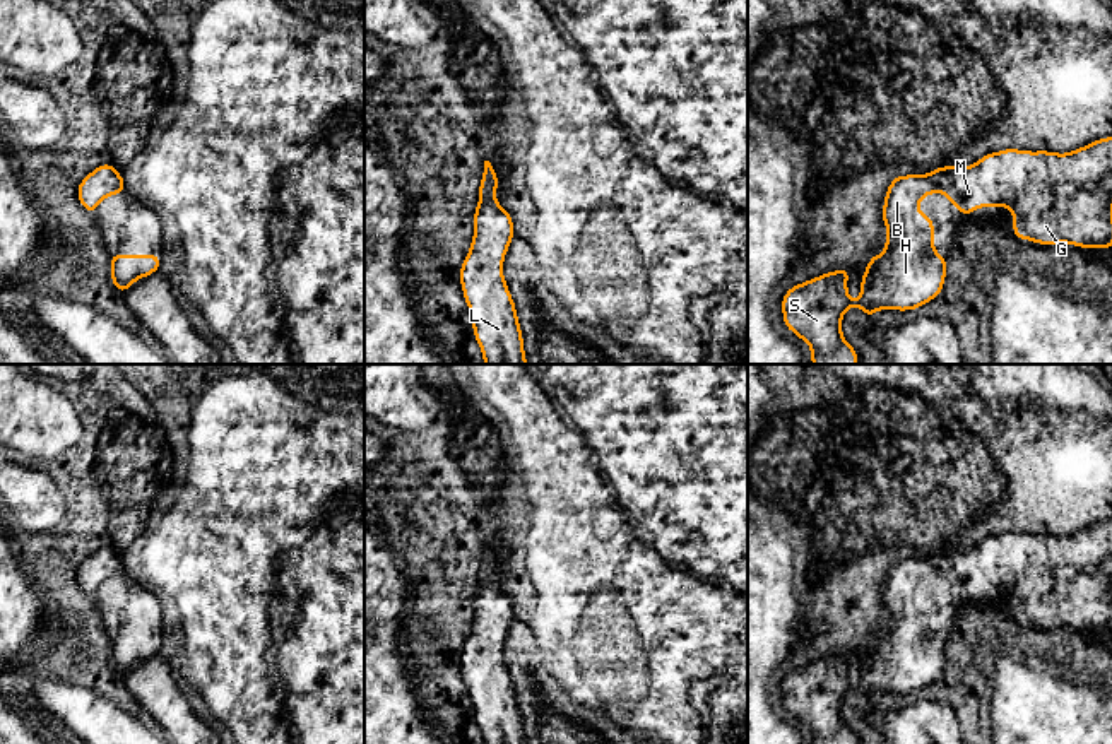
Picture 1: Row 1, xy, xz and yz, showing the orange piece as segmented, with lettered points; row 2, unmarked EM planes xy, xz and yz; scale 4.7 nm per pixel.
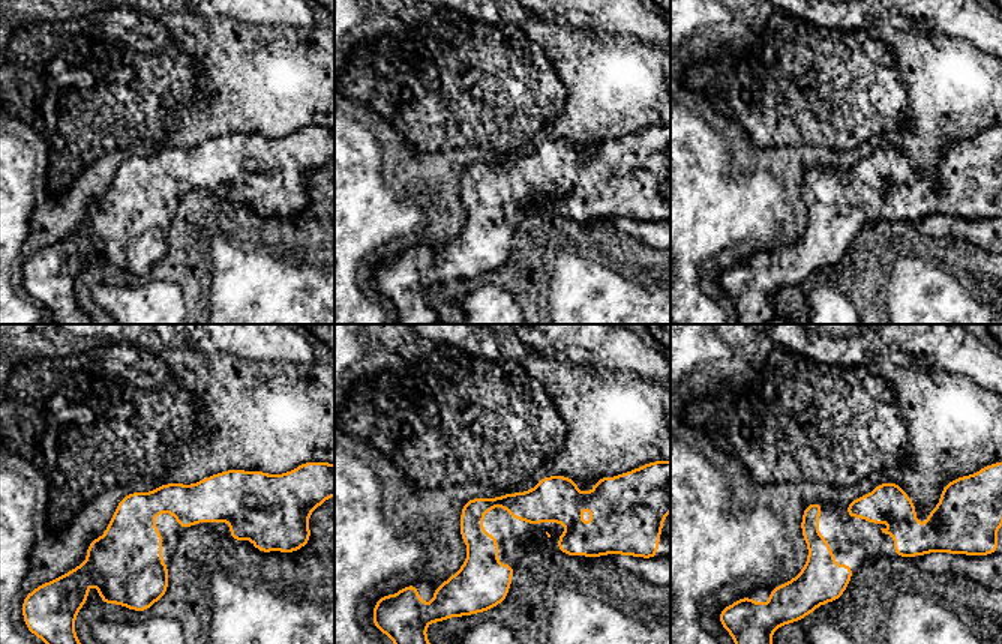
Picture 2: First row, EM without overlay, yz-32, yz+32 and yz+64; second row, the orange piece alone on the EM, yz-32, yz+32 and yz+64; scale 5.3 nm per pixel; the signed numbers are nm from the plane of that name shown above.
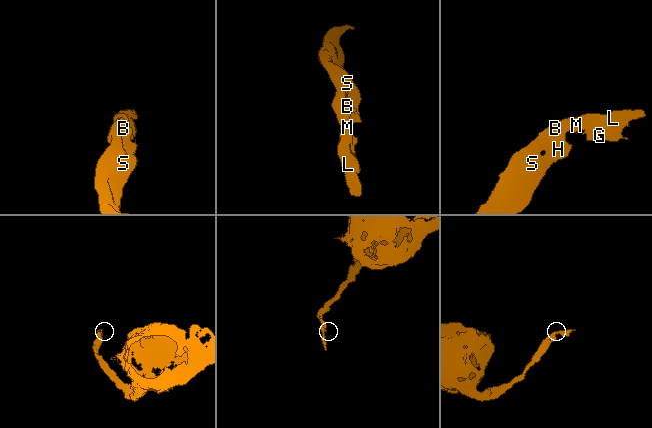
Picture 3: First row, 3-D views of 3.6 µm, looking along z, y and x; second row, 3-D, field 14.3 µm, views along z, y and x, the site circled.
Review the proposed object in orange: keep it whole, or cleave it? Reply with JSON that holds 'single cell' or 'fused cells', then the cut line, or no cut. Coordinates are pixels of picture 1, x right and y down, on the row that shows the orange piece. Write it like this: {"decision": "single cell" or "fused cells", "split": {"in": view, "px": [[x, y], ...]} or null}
{"decision": "single cell", "split": null}

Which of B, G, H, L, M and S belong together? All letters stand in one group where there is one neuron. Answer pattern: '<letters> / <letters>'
B G H L M S

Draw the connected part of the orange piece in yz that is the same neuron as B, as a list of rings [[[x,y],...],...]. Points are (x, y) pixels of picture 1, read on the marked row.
[[[1112,137],[1098,139],[1068,154],[1004,149],[985,154],[968,168],[941,166],[929,174],[898,174],[888,185],[883,204],[883,222],[888,231],[884,253],[869,258],[869,265],[862,274],[861,298],[855,303],[849,298],[847,279],[852,272],[849,269],[797,284],[782,298],[784,323],[809,344],[813,364],[857,364],[857,351],[842,335],[842,318],[849,308],[861,308],[871,318],[878,310],[886,308],[896,311],[919,310],[941,294],[946,277],[946,255],[934,251],[932,217],[919,212],[919,202],[934,192],[941,192],[963,216],[972,216],[977,207],[1009,207],[1013,212],[1013,234],[1018,239],[1049,246],[1069,243],[1079,248],[1112,248]]]

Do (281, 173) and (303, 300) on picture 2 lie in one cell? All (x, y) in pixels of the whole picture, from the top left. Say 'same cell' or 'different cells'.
different cells

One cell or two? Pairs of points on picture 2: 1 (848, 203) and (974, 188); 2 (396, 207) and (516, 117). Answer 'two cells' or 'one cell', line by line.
1: one cell
2: two cells

